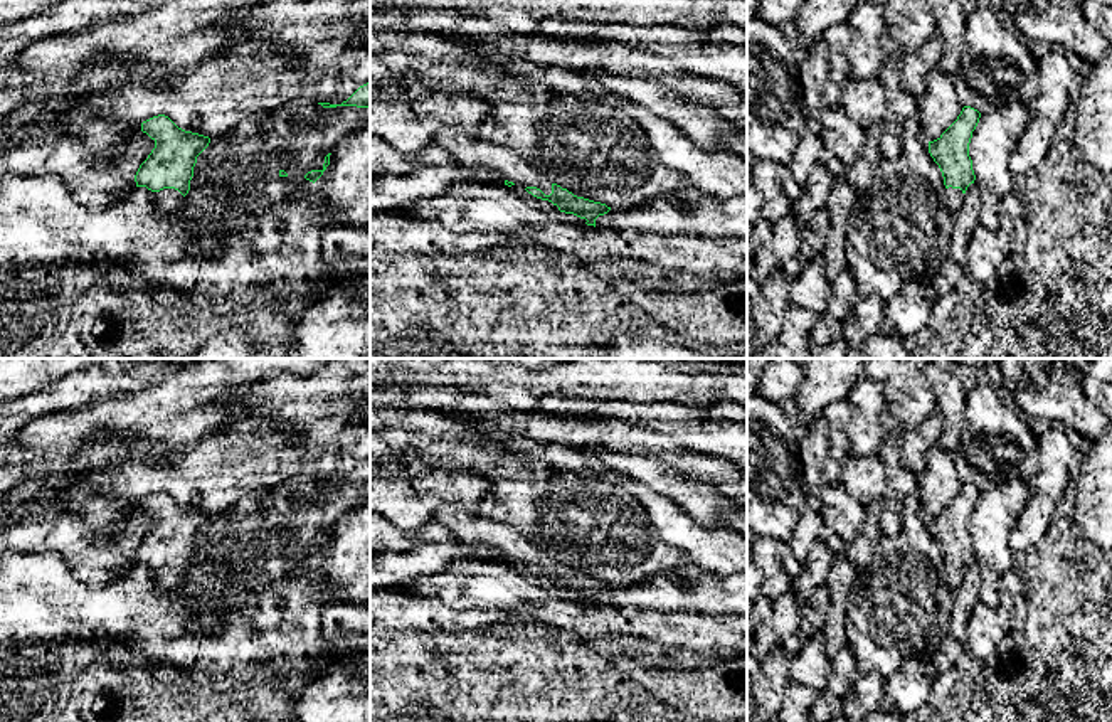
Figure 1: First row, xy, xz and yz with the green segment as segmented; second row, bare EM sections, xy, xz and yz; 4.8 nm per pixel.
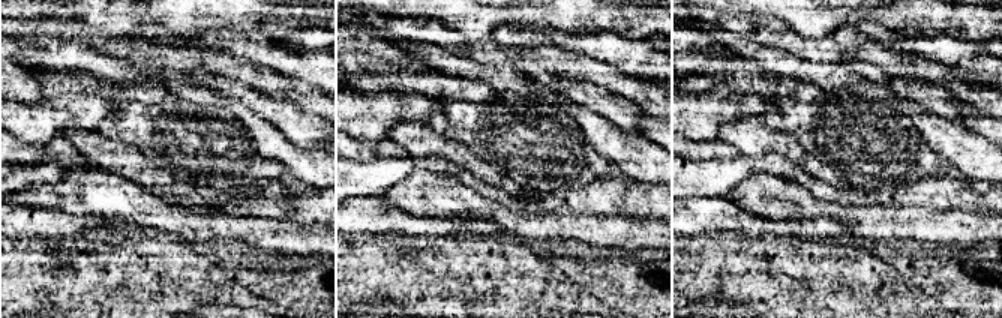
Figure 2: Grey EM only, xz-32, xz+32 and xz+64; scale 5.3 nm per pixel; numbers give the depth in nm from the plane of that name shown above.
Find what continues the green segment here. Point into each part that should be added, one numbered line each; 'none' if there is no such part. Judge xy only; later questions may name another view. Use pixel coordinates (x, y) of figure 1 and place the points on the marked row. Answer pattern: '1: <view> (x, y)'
1: xy (169, 199)

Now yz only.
1: yz (954, 197)

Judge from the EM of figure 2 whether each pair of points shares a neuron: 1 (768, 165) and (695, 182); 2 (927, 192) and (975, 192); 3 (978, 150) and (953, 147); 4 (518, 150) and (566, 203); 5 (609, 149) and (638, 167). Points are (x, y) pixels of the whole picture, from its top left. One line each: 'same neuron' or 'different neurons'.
1: same neuron
2: same neuron
3: same neuron
4: different neurons
5: same neuron

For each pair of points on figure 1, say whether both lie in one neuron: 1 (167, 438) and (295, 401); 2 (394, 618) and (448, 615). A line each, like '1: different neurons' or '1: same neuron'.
1: different neurons
2: same neuron

